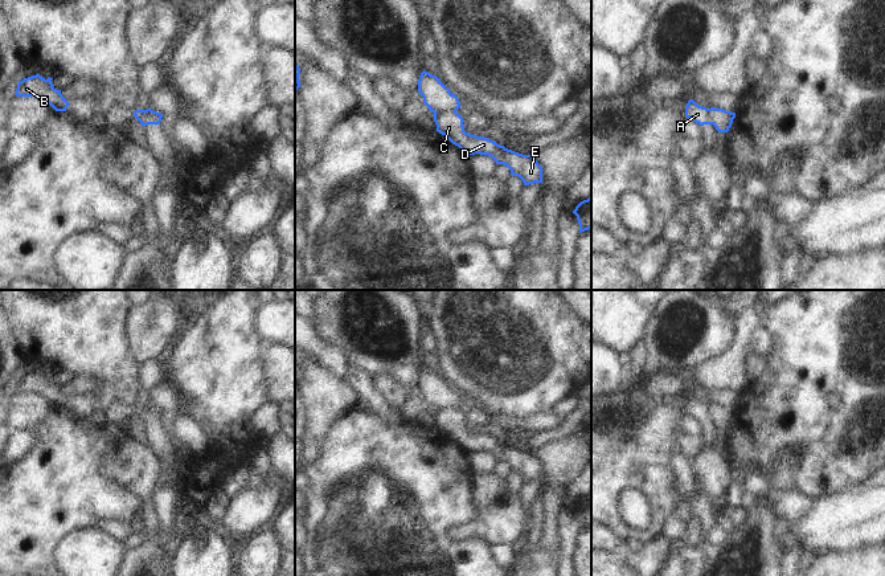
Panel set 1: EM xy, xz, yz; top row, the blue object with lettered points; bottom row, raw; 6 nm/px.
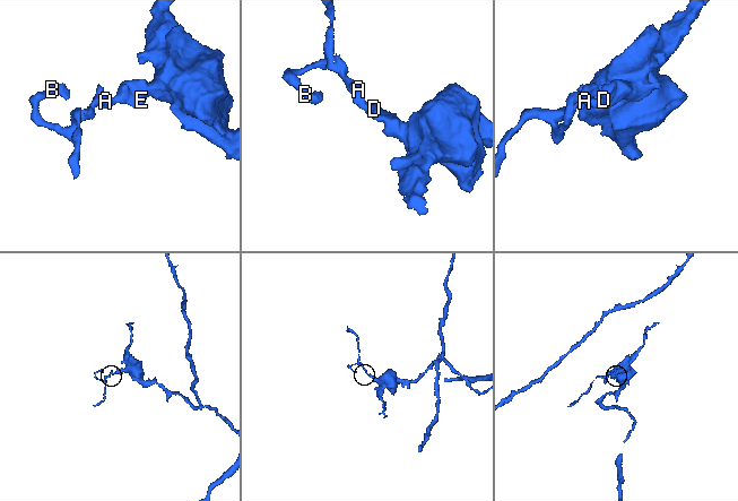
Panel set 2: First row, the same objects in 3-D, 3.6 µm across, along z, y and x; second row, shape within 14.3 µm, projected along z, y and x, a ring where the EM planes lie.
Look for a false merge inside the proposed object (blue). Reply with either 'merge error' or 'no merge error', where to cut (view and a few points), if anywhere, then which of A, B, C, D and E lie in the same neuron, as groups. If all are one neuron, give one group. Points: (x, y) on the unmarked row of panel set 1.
merge error | xz (455, 407), (437, 408), (434, 411) | A B / C D E

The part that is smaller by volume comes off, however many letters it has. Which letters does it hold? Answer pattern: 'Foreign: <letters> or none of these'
Foreign: A, B

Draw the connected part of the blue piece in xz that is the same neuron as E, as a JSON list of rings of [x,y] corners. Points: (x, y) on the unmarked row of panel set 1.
[[[456,408],[435,409],[434,418],[437,428],[458,442],[464,452],[480,450],[491,453],[496,461],[507,462],[511,471],[519,473],[524,482],[542,479],[542,463],[533,452],[523,452],[488,434],[466,429],[463,414]]]

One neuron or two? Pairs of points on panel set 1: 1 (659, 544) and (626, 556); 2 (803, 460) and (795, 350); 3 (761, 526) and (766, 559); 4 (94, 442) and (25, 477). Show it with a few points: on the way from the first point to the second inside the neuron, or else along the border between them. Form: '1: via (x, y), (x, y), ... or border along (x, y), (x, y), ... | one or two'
1: via (651, 552), (646, 558), (634, 558) | one
2: via (803, 432), (803, 425), (795, 417), (795, 378) | one
3: via (761, 534), (761, 551) | one
4: via (77, 452), (52, 477), (42, 477) | one

